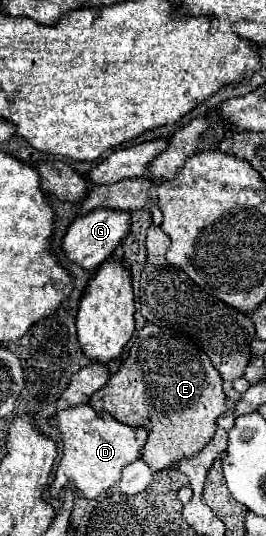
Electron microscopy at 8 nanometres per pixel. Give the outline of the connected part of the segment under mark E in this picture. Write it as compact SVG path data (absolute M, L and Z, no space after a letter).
M147 323L139 331L133 347L129 349L129 357L121 363L119 371L109 377L107 385L93 393L89 405L99 415L107 413L129 427L143 427L149 431L147 443L141 449L141 459L147 461L147 465L151 465L153 471L171 469L181 459L189 459L195 453L199 453L207 445L207 441L211 441L211 437L215 435L217 417L221 417L227 411L221 375L219 371L215 371L209 357L191 339L171 329L157 327L153 323Z

